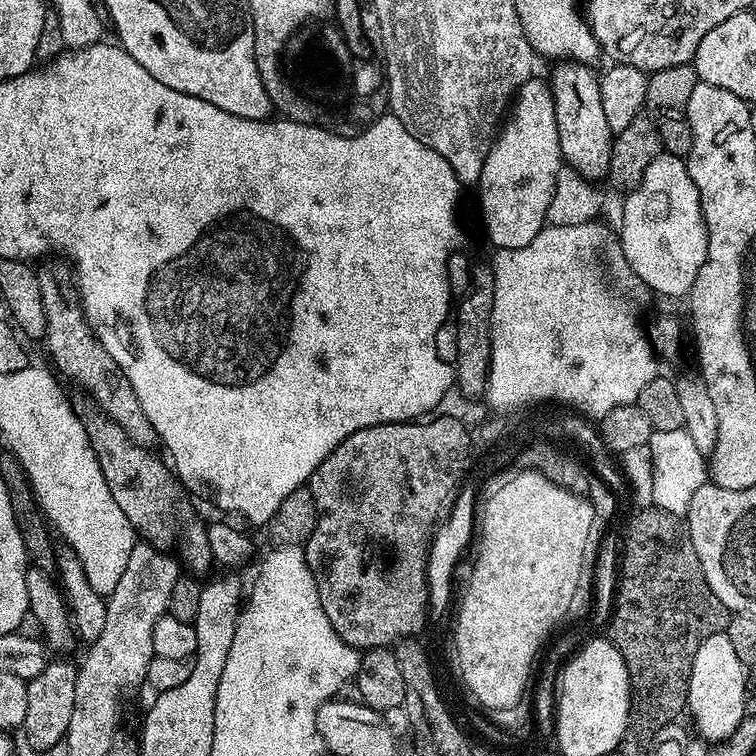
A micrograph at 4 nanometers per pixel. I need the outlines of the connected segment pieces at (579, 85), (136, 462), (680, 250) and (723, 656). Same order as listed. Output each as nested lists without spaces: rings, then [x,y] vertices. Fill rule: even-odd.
[[[566,60],[555,65],[550,75],[552,97],[554,98],[554,118],[558,118],[558,142],[563,163],[578,174],[593,182],[607,177],[614,133],[606,122],[606,113],[602,110],[602,90],[600,76],[592,73],[587,64],[578,64]]]
[[[79,395],[71,397],[72,408],[80,417],[86,438],[90,438],[90,446],[102,470],[102,478],[106,478],[106,486],[110,486],[114,502],[118,502],[122,514],[126,514],[132,529],[147,543],[154,544],[161,550],[167,549],[167,544],[175,536],[180,536],[178,556],[189,573],[201,574],[208,567],[213,567],[205,521],[188,520],[184,524],[184,512],[180,507],[184,504],[186,492],[179,479],[170,471],[169,465],[163,459],[160,461],[155,456],[155,451],[135,444],[126,430],[122,430],[118,422],[111,420],[101,408],[96,407],[87,395]]]
[[[661,151],[660,155],[646,166],[646,174],[642,174],[642,182],[634,191],[623,197],[624,213],[620,216],[620,232],[618,228],[618,252],[624,255],[628,268],[649,288],[660,296],[687,297],[694,286],[694,278],[698,278],[698,270],[702,262],[706,262],[708,249],[708,231],[700,205],[698,186],[694,186],[694,178],[690,178],[688,165],[679,156]]]
[[[727,631],[710,634],[702,646],[698,646],[698,654],[694,654],[694,666],[690,670],[690,686],[688,687],[687,715],[692,715],[696,723],[696,732],[704,740],[719,742],[738,728],[744,721],[748,704],[748,680],[746,669],[738,662],[738,654],[734,654],[734,646],[730,642]]]

